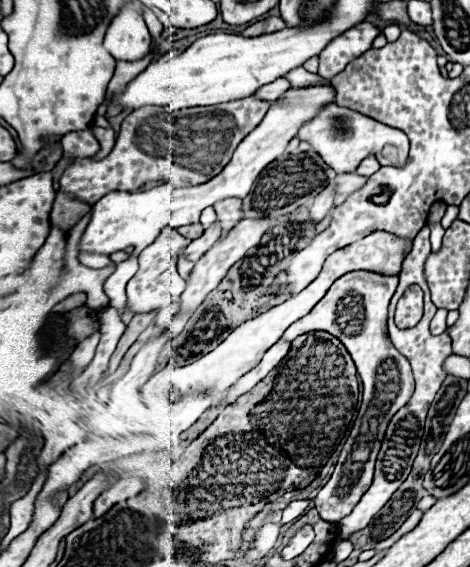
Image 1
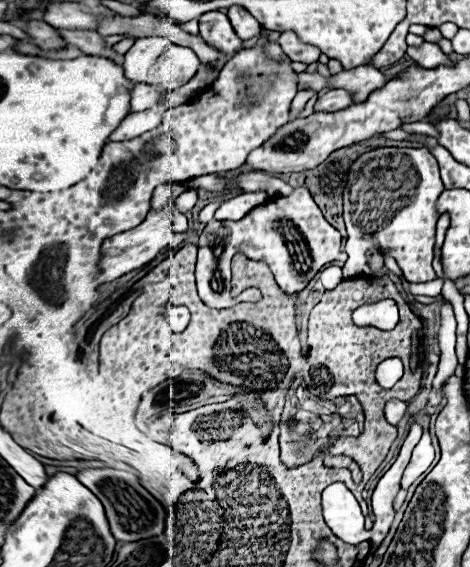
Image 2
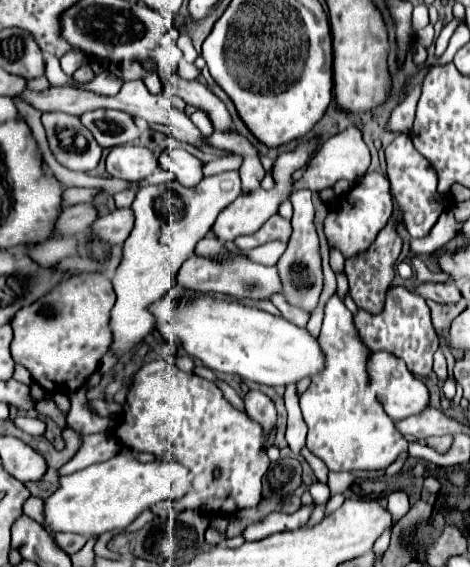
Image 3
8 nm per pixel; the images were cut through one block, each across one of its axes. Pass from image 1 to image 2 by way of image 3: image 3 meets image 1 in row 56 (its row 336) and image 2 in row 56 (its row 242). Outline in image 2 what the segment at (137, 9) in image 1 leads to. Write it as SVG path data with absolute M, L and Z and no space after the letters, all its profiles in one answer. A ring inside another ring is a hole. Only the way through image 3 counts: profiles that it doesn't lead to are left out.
M162 36L136 38L134 46L124 54L124 70L126 70L128 80L132 80L136 84L138 82L162 84L168 90L184 86L190 78L194 78L198 66L200 66L200 60L190 48L172 44L168 38L162 38Z

